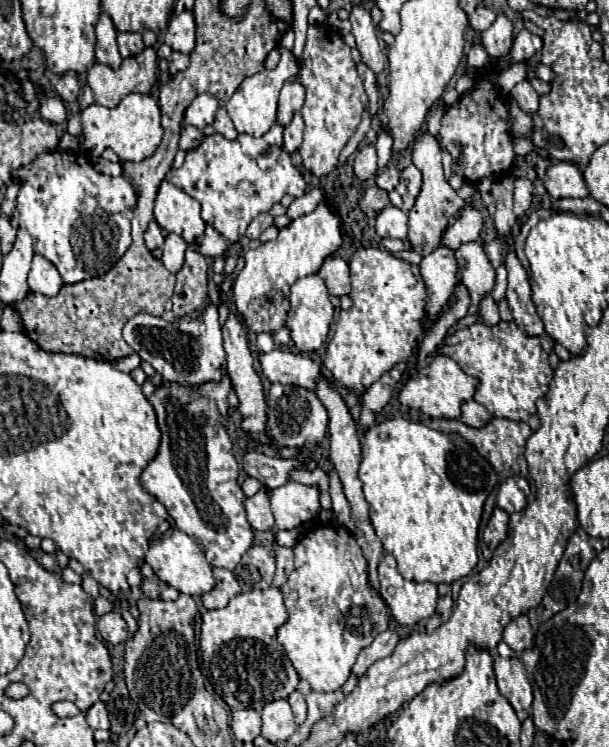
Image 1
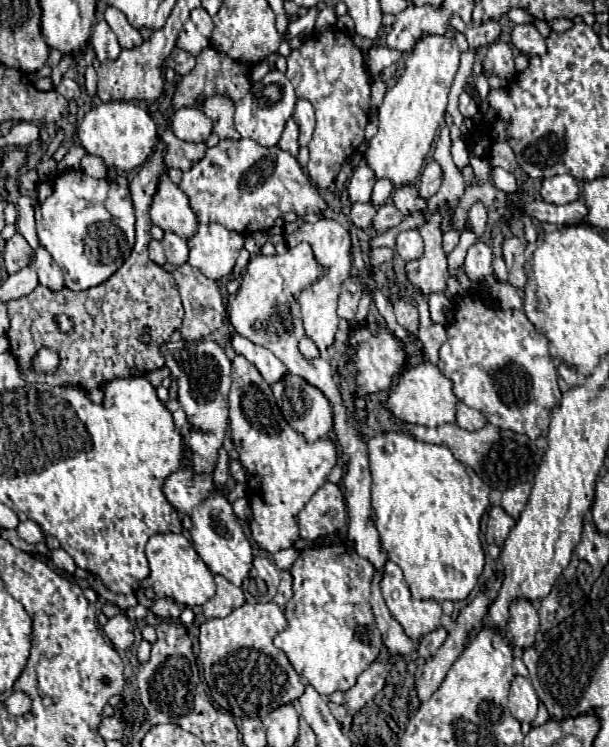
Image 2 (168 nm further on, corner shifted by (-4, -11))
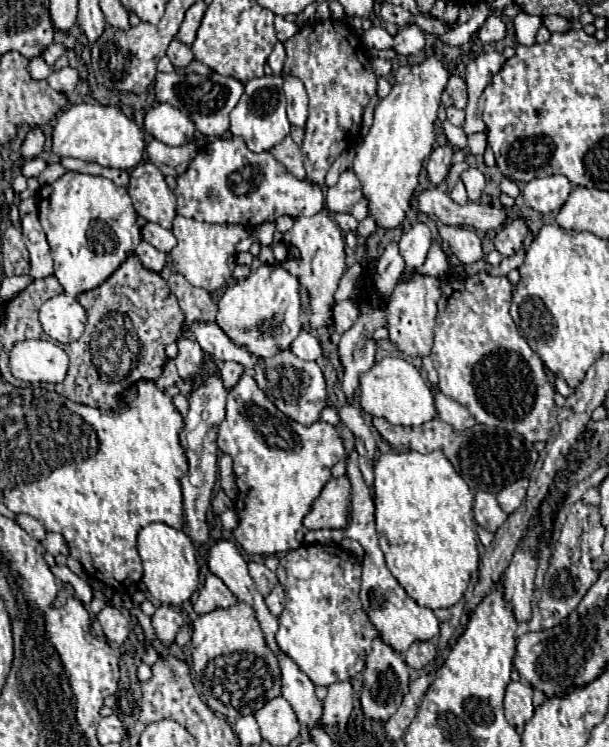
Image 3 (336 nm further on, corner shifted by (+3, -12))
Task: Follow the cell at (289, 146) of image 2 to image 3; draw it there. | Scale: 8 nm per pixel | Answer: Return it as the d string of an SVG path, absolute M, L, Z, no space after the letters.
M286 136L278 146L274 146L270 150L270 154L298 180L304 180L306 178L306 172L304 172L304 164L302 164L302 150L300 146L292 140L292 136Z

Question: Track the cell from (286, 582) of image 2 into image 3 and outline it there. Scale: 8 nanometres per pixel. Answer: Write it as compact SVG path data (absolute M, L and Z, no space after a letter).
M278 584L278 586L274 586L274 590L266 596L266 606L270 608L270 612L272 612L274 616L280 616L282 608L284 608L284 602L286 602L286 594L284 594L282 586Z

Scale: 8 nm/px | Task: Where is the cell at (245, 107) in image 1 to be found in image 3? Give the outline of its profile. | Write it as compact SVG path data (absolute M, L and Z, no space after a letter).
M262 76L246 82L246 90L238 106L230 114L230 132L246 142L252 152L266 152L280 144L290 134L286 118L286 100L282 90L282 76Z

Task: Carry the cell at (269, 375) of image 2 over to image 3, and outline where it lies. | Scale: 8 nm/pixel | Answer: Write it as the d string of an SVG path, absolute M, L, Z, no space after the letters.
M192 322L186 326L184 336L188 340L194 340L200 344L200 348L214 356L216 360L234 360L244 364L246 368L254 368L256 356L252 356L246 348L236 346L222 330L218 324L206 324L206 322Z

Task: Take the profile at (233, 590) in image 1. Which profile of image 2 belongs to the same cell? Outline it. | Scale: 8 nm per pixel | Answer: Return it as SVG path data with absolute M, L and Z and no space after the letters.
M215 575L215 583L217 583L217 593L203 605L203 613L209 619L227 617L231 615L231 611L235 611L245 603L245 595L237 585L229 583L221 575Z

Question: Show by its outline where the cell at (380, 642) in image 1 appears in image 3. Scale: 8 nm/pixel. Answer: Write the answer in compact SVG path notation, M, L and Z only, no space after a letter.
M334 682L328 686L328 696L324 700L324 714L320 718L320 726L332 726L346 722L352 714L352 686L350 682Z

